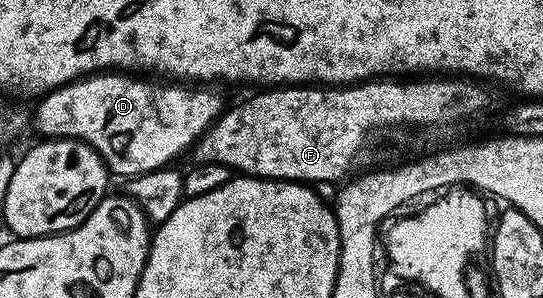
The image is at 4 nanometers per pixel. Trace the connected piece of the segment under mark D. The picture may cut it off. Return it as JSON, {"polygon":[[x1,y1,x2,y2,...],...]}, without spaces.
{"polygon":[[112,69,102,73,92,73,84,75,81,79,75,79,71,83,67,83,64,87,58,87,52,91,48,91,46,95,38,100,39,108,35,111,35,127,40,131,43,139,80,139,83,143,87,143,94,151,102,157,103,162,107,165,107,170,112,176,123,175,122,177,130,177,132,175,144,175,150,171,162,171,171,163,183,150,190,148,195,142,201,138,210,128,212,123,219,118,224,110,225,102,215,91,206,91,203,85,184,85,179,81,148,81,143,77,136,77,131,73,120,73,118,70]]}

